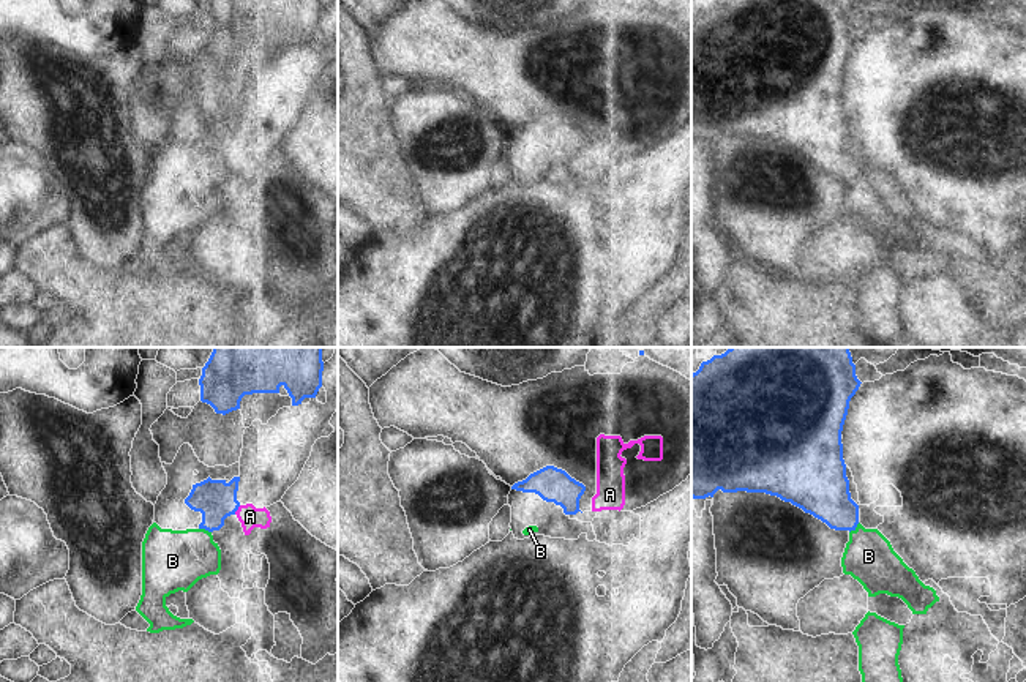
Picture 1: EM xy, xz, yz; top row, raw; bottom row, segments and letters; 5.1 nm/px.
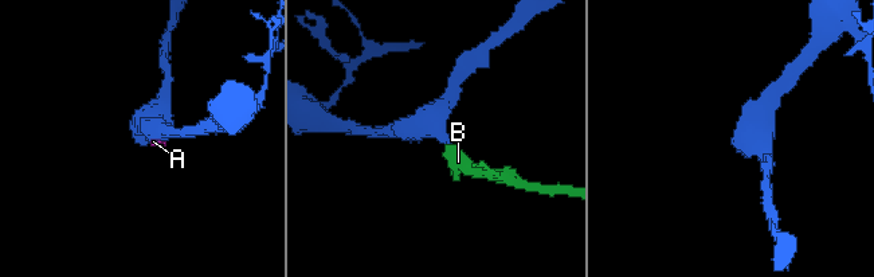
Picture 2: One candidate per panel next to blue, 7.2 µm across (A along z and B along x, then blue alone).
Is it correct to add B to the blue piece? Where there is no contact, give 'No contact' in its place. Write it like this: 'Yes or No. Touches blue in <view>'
Yes. Touches blue in yz

